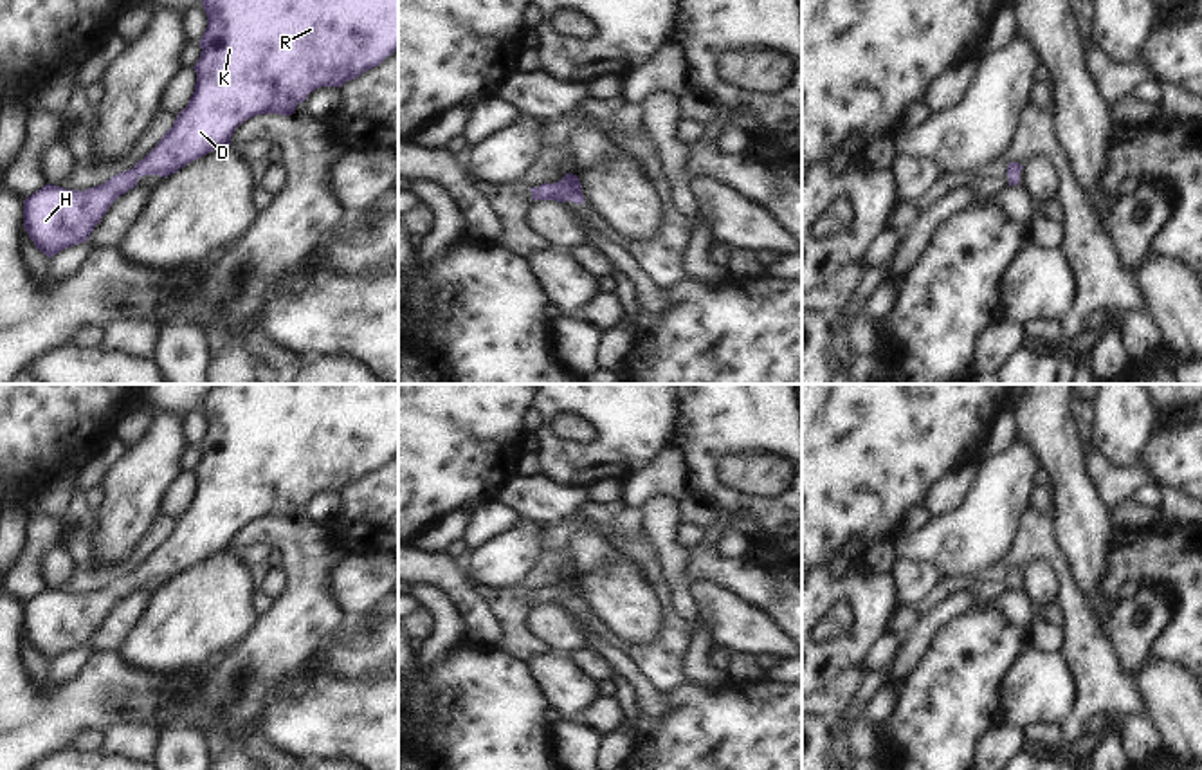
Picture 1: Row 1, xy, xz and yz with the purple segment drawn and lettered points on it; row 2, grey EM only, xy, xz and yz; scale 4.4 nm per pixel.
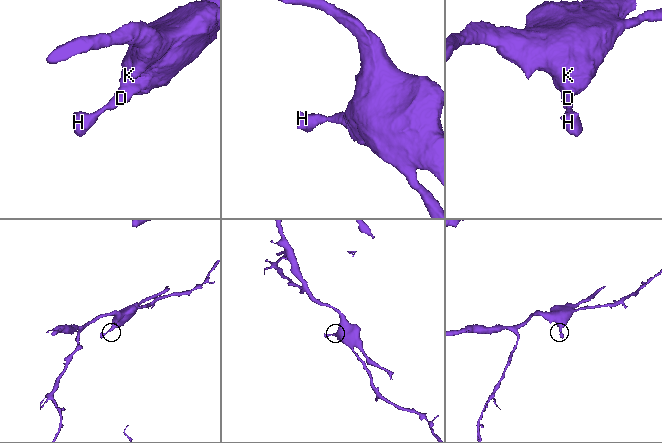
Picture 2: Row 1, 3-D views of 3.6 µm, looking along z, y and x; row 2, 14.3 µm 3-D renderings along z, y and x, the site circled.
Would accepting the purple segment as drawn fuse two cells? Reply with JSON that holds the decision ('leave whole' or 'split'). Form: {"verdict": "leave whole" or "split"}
{"verdict": "leave whole"}

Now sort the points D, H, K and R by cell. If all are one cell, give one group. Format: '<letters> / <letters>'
D H K R

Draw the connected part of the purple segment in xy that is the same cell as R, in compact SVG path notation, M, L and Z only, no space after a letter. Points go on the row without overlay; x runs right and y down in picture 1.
M213 384L202 404L207 431L200 442L195 496L159 548L128 575L85 595L45 588L23 604L23 631L47 660L87 646L108 611L144 579L168 581L209 555L231 550L234 534L261 518L292 519L310 496L342 490L398 453L398 384Z

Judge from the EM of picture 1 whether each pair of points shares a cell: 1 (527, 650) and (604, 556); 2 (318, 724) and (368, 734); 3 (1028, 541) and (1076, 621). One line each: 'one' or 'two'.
1: two
2: one
3: one

